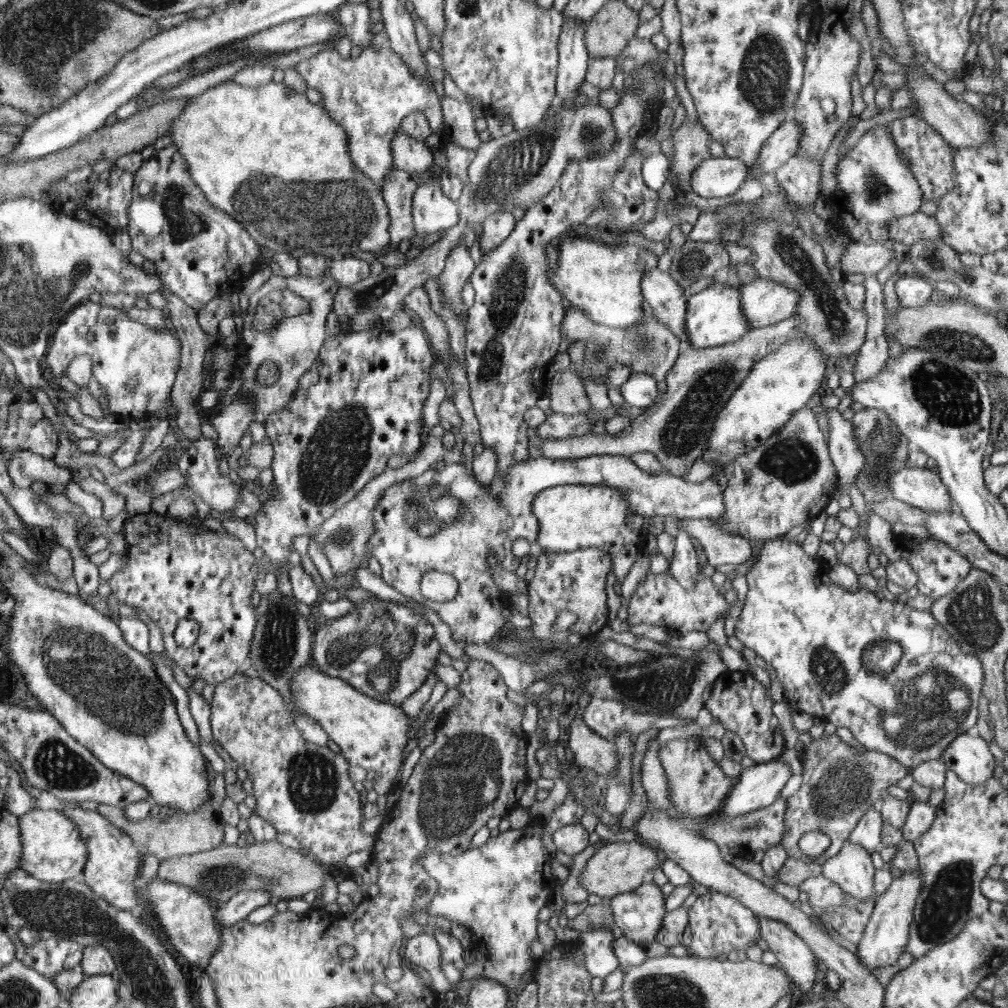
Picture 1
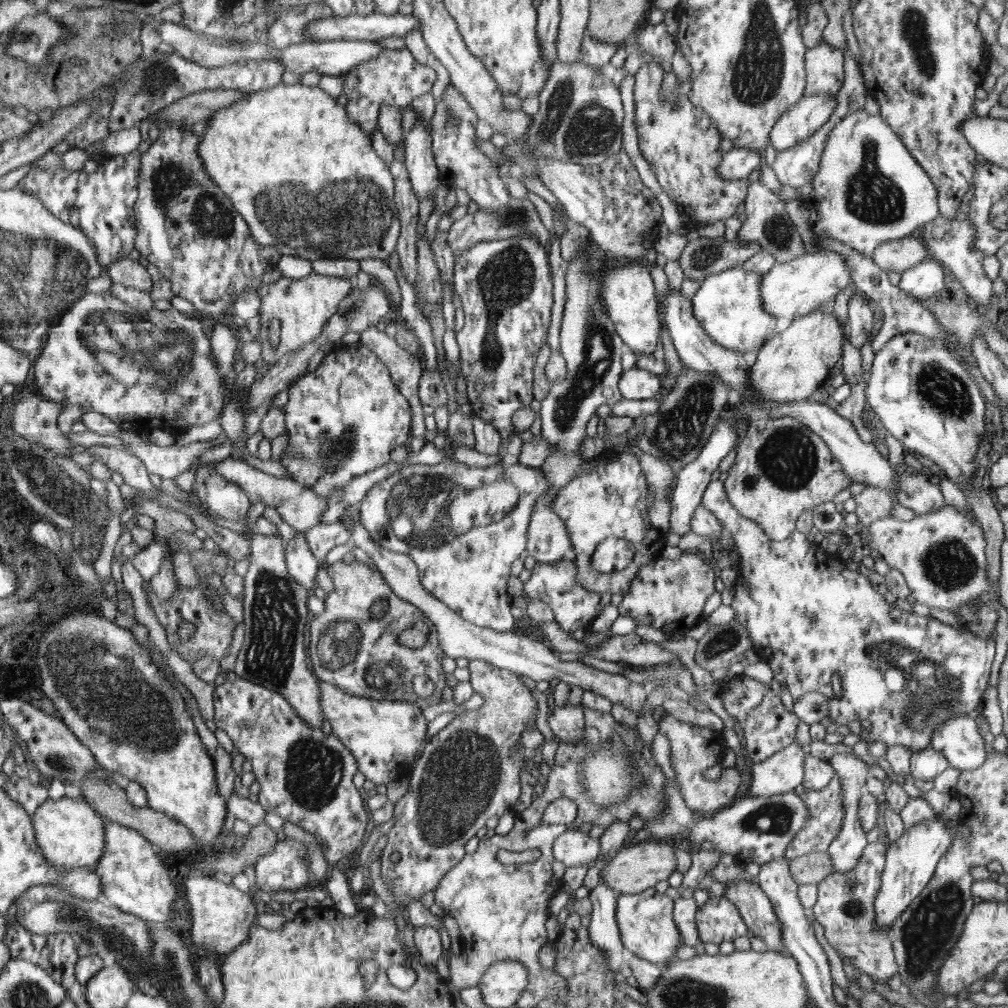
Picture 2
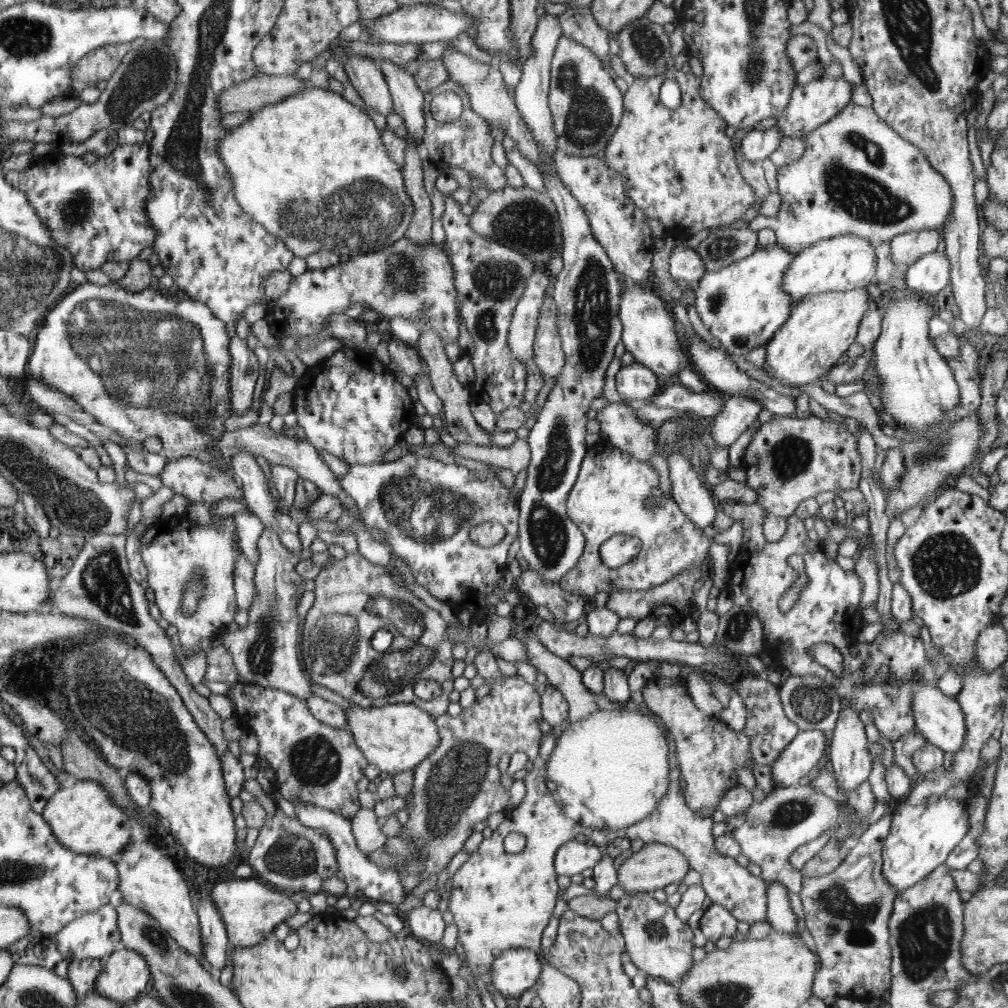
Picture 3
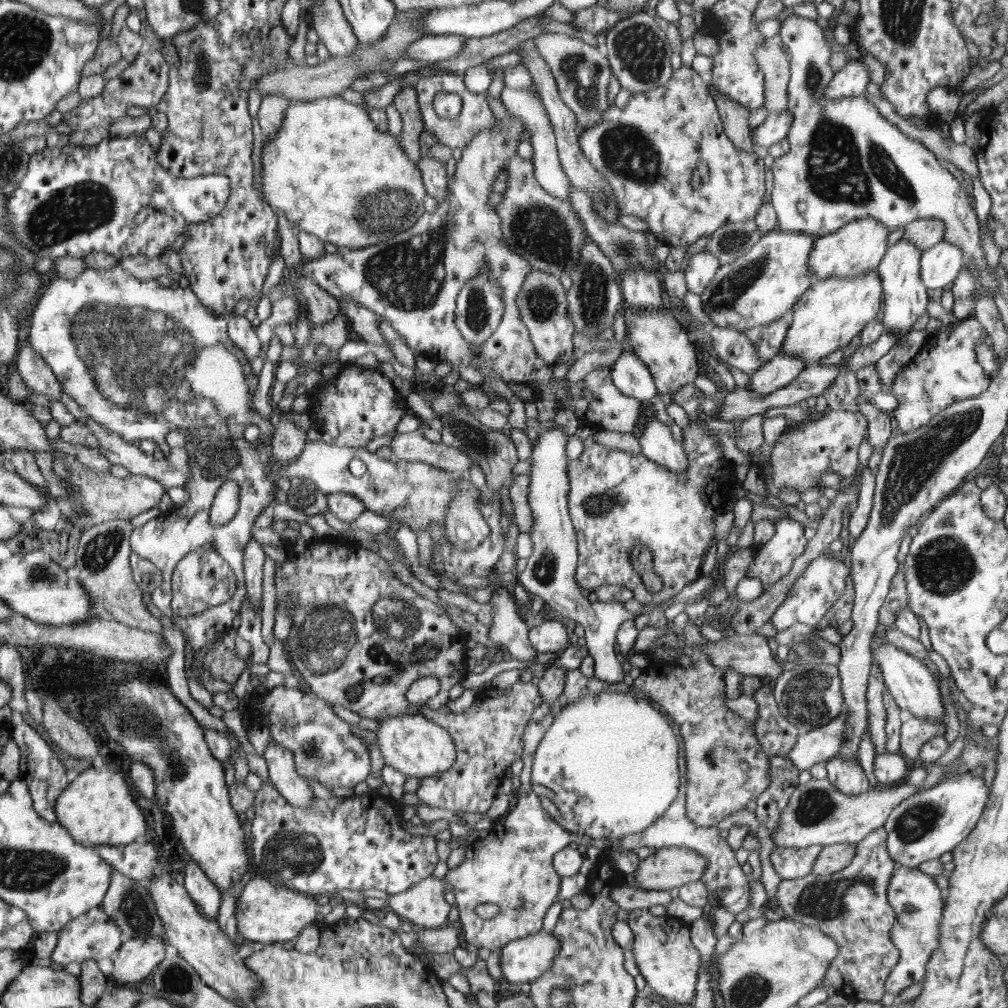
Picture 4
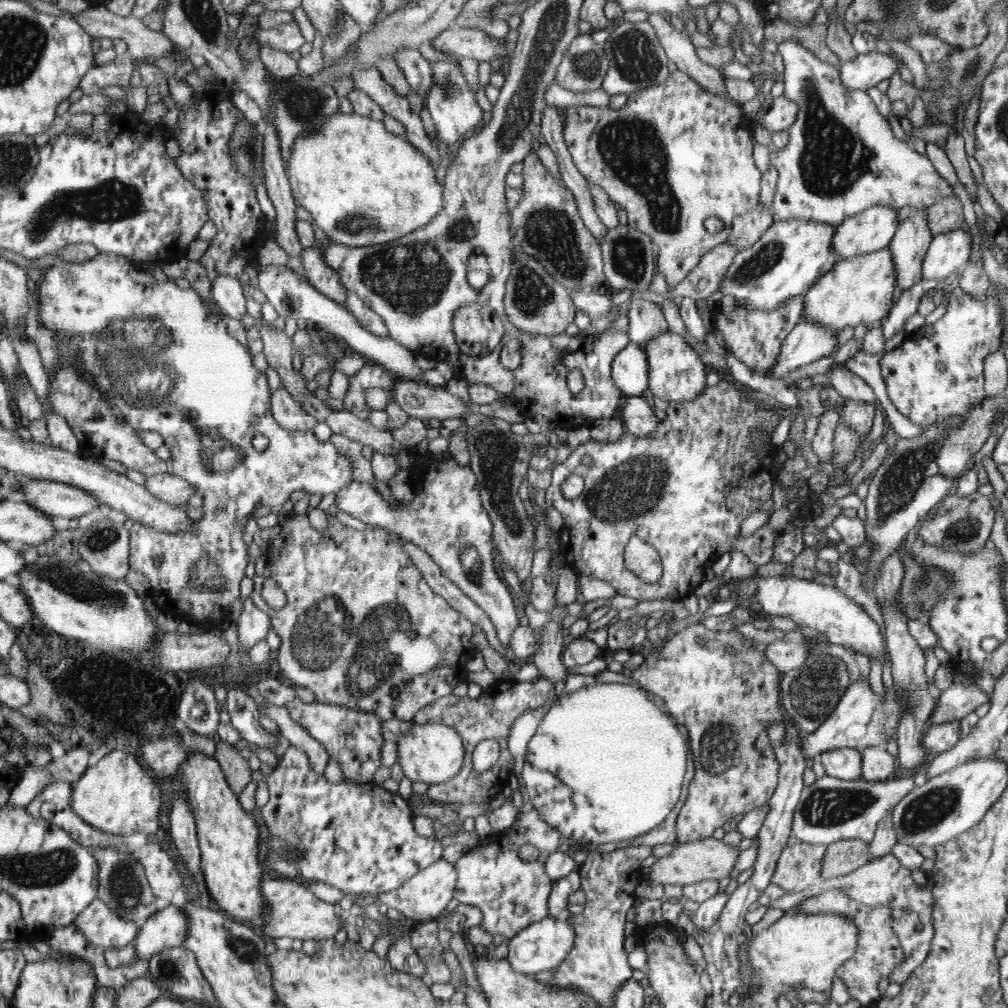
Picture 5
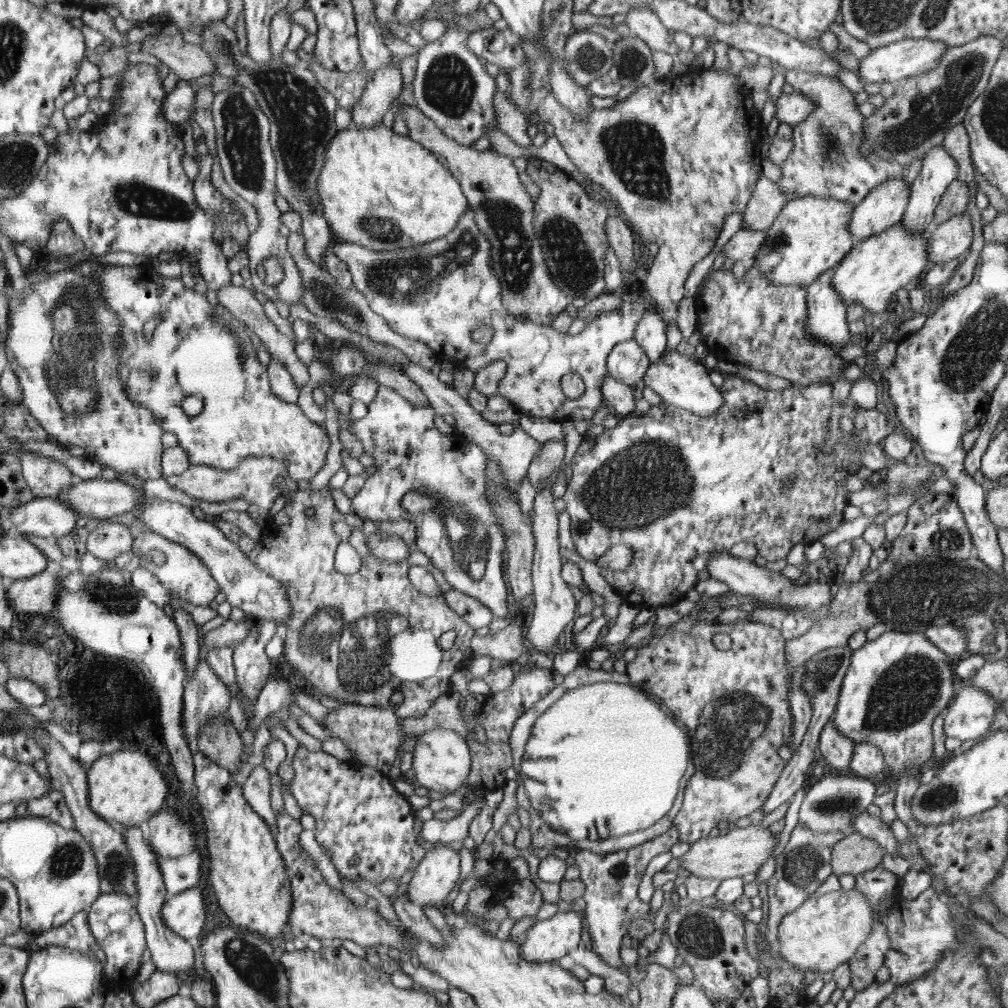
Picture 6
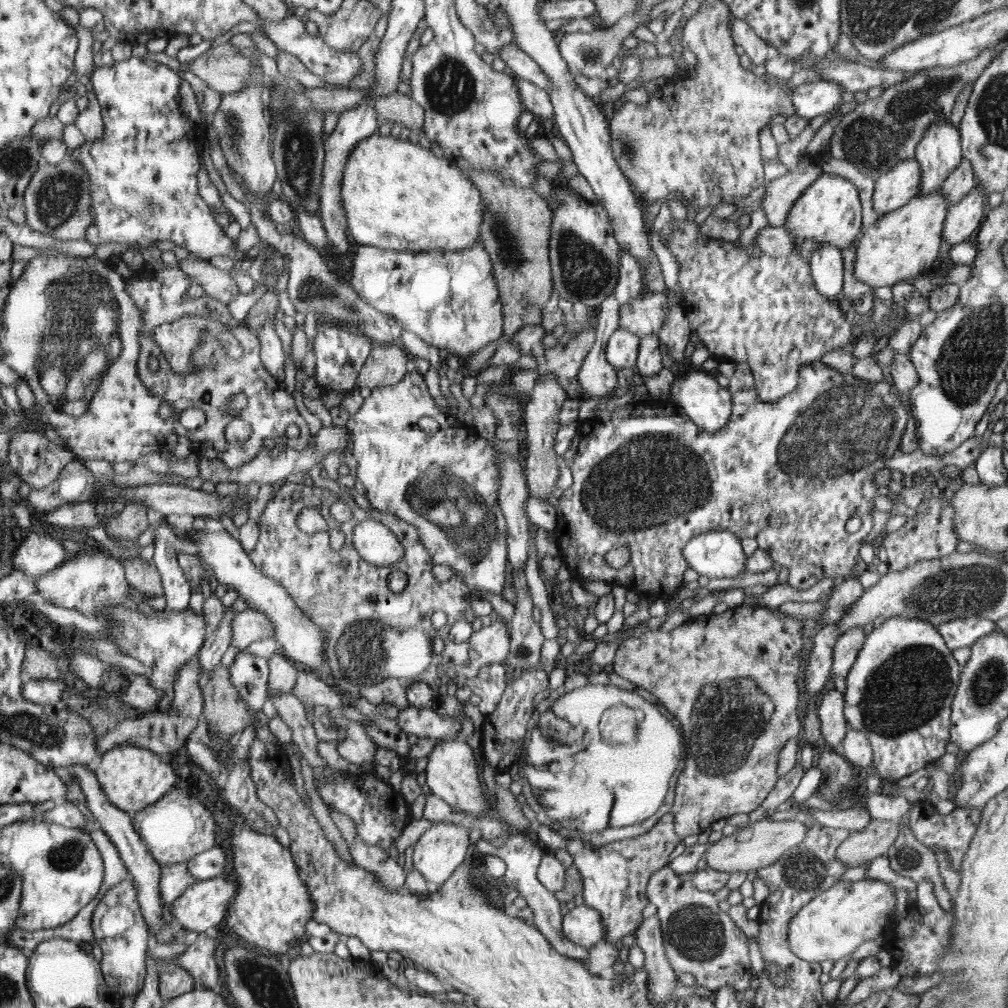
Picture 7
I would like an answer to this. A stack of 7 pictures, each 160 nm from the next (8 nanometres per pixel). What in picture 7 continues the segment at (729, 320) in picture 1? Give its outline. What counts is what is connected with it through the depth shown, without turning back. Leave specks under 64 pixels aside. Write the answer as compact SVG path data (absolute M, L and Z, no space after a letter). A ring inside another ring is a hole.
M822 172L793 204L785 229L795 238L798 254L810 260L812 251L822 245L834 245L842 250L853 243L863 228L861 210L854 183L833 173Z

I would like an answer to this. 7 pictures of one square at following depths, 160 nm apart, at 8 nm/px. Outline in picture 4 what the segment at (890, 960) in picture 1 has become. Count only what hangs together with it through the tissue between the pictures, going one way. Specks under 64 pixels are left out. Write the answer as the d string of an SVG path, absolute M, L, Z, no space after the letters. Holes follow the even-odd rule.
M968 773L906 798L892 810L885 825L891 858L907 869L924 869L926 862L950 852L976 827L988 803L988 790L983 778Z

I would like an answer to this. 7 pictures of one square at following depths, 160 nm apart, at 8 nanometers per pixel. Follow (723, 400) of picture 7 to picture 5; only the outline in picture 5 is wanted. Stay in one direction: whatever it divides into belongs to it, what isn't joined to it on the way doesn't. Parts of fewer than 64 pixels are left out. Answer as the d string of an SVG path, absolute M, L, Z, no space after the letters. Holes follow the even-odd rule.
M670 331L654 337L644 345L649 364L648 397L671 402L690 402L700 398L706 390L706 370L698 354L684 342L682 336Z

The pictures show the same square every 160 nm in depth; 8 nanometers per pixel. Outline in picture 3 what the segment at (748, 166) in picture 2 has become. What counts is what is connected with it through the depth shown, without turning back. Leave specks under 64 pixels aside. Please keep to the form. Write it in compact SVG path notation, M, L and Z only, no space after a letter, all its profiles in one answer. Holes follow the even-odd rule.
M778 125L766 130L754 129L746 133L741 140L743 157L746 160L756 161L760 164L778 148L782 137Z

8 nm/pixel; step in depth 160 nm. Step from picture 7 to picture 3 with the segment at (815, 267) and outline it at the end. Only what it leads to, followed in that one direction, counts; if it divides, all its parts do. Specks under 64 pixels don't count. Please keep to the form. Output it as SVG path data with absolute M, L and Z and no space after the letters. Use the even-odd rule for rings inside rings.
M732 394L725 398L720 415L717 415L709 432L717 447L729 448L749 426L757 423L760 404L748 396Z

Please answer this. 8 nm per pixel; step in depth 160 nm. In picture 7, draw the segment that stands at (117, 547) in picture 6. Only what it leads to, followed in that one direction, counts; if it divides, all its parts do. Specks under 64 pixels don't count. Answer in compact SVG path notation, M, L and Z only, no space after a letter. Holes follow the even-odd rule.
M128 503L120 516L114 519L109 514L104 522L107 535L118 537L108 537L110 540L117 538L120 540L137 541L138 536L147 530L149 522L146 518L147 506L144 503Z

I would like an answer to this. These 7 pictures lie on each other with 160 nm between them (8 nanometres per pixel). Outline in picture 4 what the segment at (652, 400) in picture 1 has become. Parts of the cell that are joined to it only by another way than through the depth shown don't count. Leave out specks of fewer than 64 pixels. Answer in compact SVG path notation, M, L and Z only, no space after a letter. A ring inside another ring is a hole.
M624 351L610 367L614 386L625 396L647 403L657 394L650 370L636 354Z

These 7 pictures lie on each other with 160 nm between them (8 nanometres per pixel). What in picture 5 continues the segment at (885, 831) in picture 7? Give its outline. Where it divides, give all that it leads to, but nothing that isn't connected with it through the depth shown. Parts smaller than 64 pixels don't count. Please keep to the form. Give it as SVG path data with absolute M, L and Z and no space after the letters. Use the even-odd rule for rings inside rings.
M846 839L827 846L820 870L820 880L851 874L870 861L869 843L862 839Z

